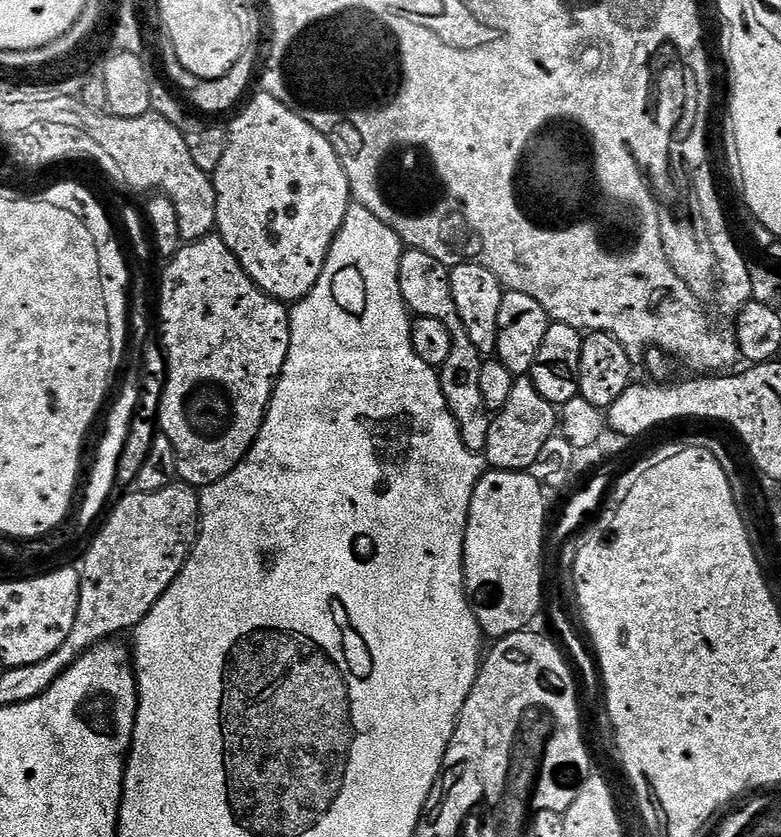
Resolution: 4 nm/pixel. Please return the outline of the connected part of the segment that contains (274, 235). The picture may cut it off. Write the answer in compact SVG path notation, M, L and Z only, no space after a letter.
M261 91L260 96L256 96L252 101L249 99L247 103L239 109L240 117L233 122L232 125L227 125L226 131L228 134L228 141L226 142L226 154L222 154L222 162L218 162L218 170L214 174L214 183L216 185L216 228L218 229L219 236L226 242L226 246L230 246L230 250L238 258L238 262L246 270L246 274L255 282L259 288L261 288L267 296L272 296L275 300L281 302L295 302L301 300L306 294L310 294L310 290L314 290L314 286L318 282L318 278L322 274L322 266L326 266L326 258L328 257L328 251L330 246L334 242L334 238L338 234L338 230L342 226L342 222L346 218L346 210L349 204L353 203L354 197L352 194L352 187L348 184L348 179L344 173L344 167L340 161L340 155L336 152L336 145L332 143L331 139L325 133L321 132L317 125L312 124L308 120L303 120L298 113L294 110L290 110L282 102L278 102L278 98L274 98L269 92Z

